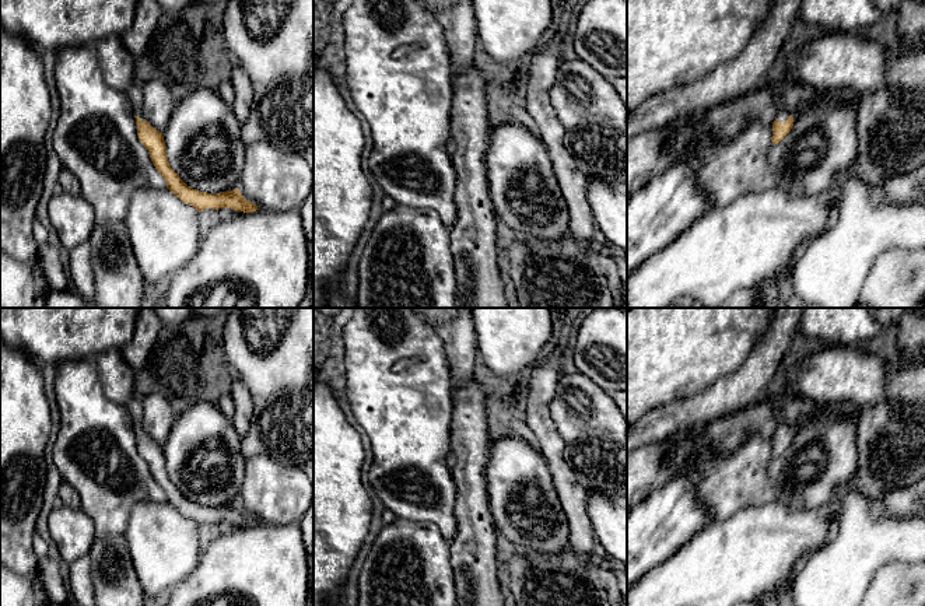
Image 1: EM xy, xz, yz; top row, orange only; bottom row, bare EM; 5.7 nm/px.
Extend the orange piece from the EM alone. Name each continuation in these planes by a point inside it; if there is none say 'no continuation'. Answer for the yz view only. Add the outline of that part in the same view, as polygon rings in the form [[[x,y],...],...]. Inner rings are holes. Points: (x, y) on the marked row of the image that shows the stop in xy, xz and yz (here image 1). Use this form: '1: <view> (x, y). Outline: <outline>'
1: yz (782, 114). Outline: [[[777,97],[775,104],[778,105],[777,120],[785,122],[789,116],[788,111],[782,106],[782,98]]]

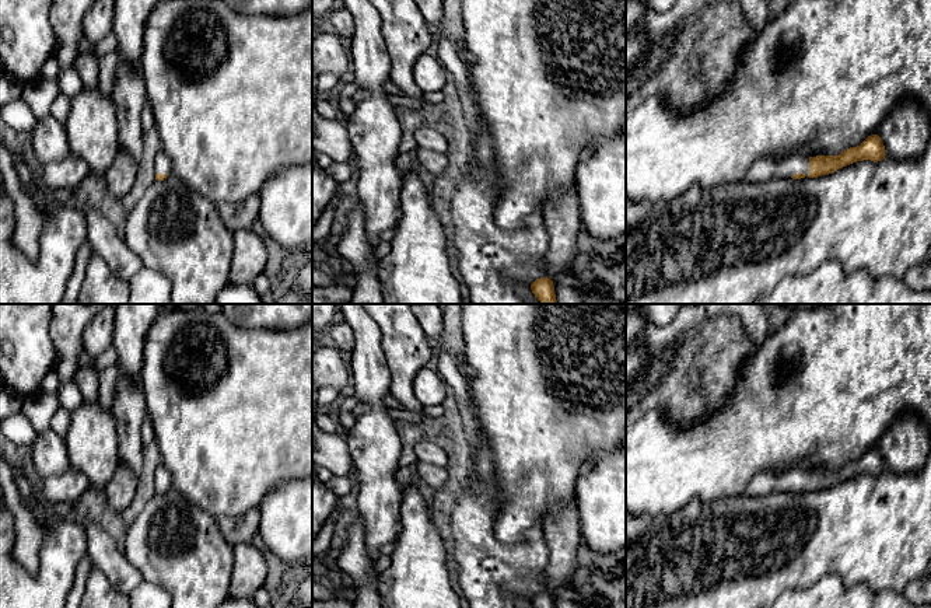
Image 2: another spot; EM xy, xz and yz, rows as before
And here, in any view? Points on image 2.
1: yz (762, 170). Outline: [[[791,153],[783,158],[757,158],[743,177],[743,182],[785,179],[797,174],[809,174],[809,156]]]

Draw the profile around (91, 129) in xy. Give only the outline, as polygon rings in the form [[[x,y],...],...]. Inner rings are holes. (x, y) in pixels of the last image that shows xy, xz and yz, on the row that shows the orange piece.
[[[83,88],[71,98],[63,123],[70,153],[84,160],[91,174],[104,177],[119,153],[116,106],[98,88]]]

